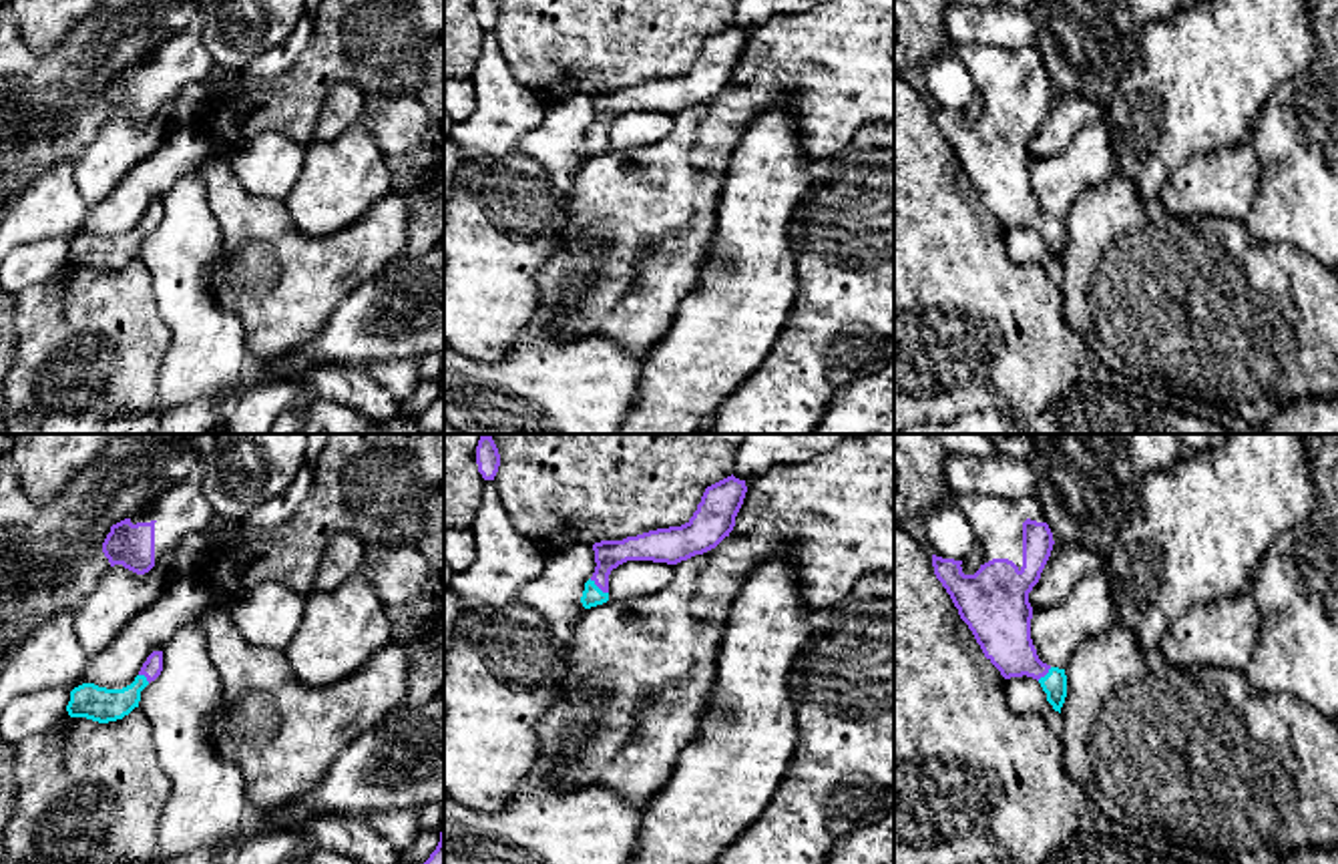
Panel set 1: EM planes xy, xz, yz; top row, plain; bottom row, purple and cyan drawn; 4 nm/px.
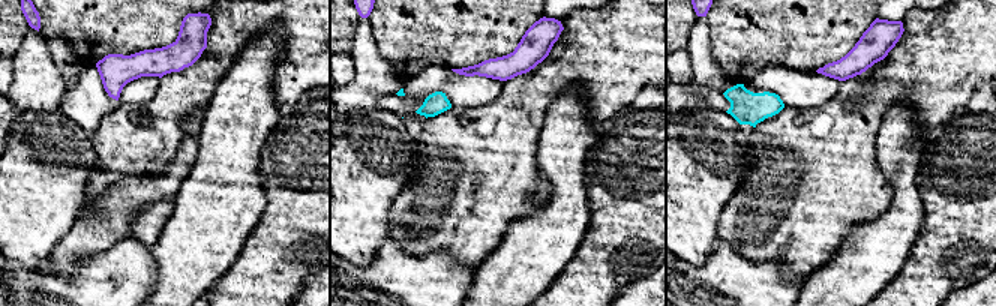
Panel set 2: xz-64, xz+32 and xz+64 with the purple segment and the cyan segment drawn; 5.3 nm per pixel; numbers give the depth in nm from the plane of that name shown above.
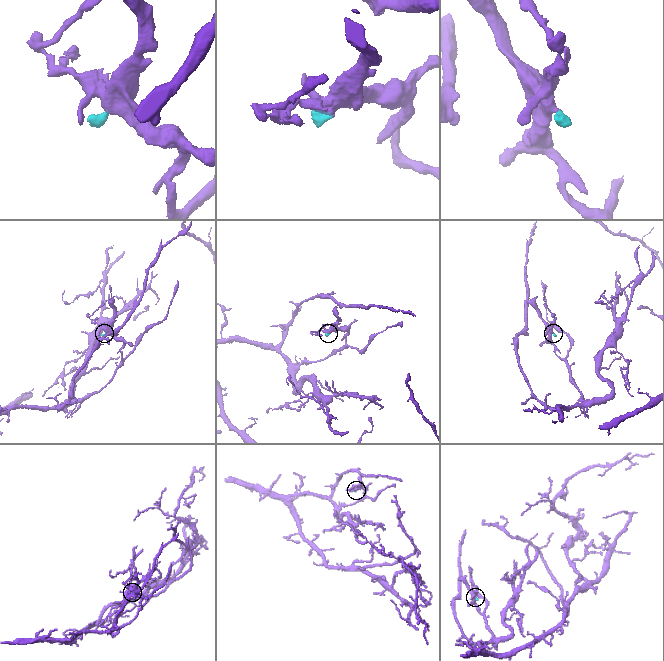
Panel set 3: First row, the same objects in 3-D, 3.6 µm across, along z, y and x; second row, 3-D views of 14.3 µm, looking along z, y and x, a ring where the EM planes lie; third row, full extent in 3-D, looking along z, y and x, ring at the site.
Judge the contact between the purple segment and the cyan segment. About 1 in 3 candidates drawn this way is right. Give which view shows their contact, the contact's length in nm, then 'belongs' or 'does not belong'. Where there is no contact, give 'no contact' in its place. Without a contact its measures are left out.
contact in xz; length 100 nm; belongs

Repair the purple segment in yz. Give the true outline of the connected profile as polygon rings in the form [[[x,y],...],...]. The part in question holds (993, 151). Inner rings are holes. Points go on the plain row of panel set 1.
[[[1033,44],[1019,50],[956,46],[956,56],[982,94],[982,115],[974,125],[964,125],[962,111],[932,104],[936,129],[1000,225],[1037,229],[1061,263],[1065,219],[1043,213],[1031,189],[1029,143],[1055,94],[1043,54]]]

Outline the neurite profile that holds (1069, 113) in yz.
[[[1055,92],[1039,133],[1029,143],[1031,157],[1061,157],[1083,129],[1105,119],[1109,100],[1085,92]]]

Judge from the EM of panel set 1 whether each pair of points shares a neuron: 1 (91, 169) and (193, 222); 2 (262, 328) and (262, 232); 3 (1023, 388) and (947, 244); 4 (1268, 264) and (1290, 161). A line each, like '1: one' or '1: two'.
1: two
2: one
3: one
4: two

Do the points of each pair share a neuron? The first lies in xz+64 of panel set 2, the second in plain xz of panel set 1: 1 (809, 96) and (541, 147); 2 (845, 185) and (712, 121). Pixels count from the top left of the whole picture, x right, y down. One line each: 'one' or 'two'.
1: one
2: one

